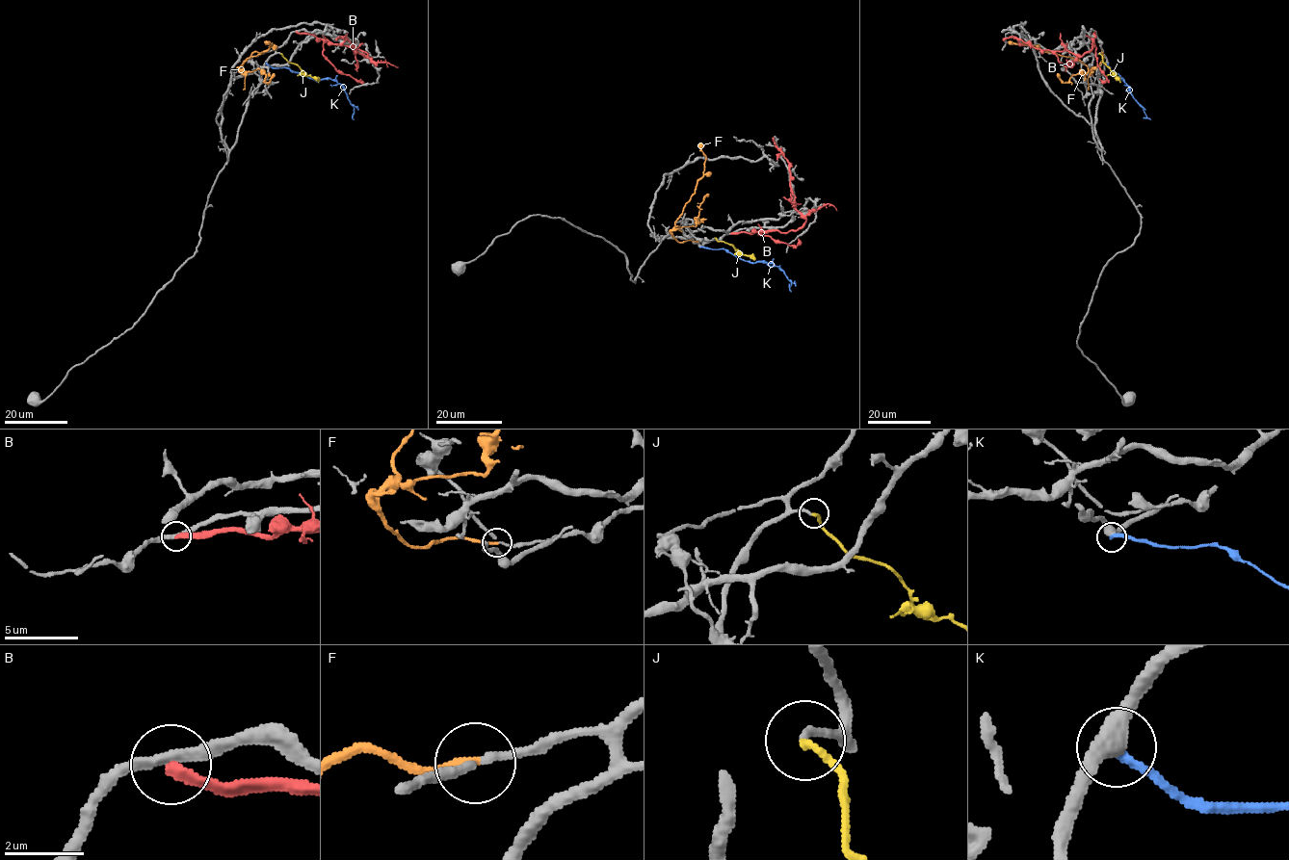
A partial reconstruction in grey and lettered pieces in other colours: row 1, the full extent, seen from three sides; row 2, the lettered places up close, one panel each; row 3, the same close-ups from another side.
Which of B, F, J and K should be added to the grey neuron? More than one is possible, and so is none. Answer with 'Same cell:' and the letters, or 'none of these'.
Same cell: J

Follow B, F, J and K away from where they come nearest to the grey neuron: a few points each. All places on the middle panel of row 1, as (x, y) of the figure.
B: (731, 233), (788, 232), (796, 230), (805, 221), (791, 201), (790, 165), (773, 138)
F: (698, 242), (679, 242), (671, 231), (704, 170), (705, 155), (698, 143)
J: (716, 238), (754, 259)
K: (699, 247), (724, 248), (750, 263), (773, 263), (791, 282), (791, 291)

